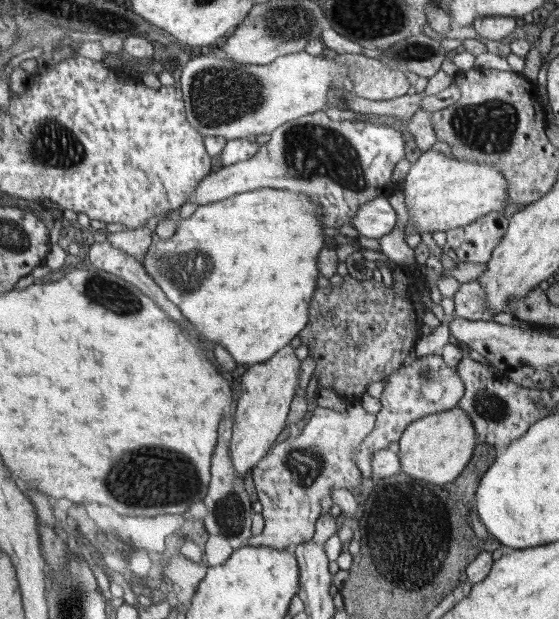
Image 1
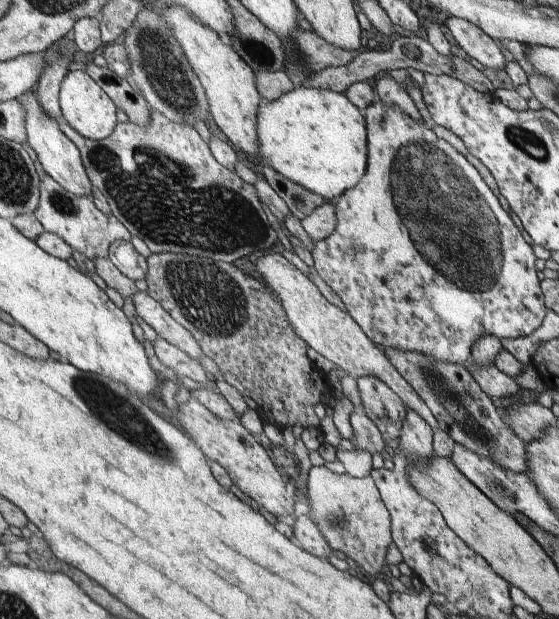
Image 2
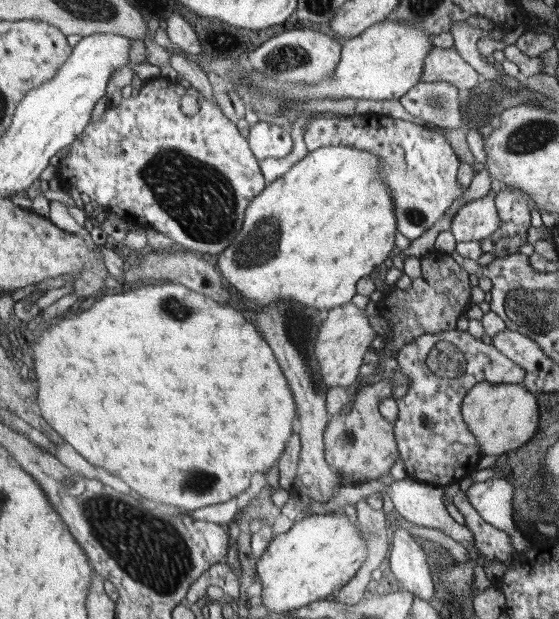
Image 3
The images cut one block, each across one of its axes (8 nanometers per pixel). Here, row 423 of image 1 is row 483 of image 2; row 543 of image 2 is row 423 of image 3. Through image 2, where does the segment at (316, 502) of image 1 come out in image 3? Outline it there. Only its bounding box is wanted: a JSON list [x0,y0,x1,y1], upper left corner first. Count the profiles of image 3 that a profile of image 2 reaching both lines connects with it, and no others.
[324,379,398,484]

